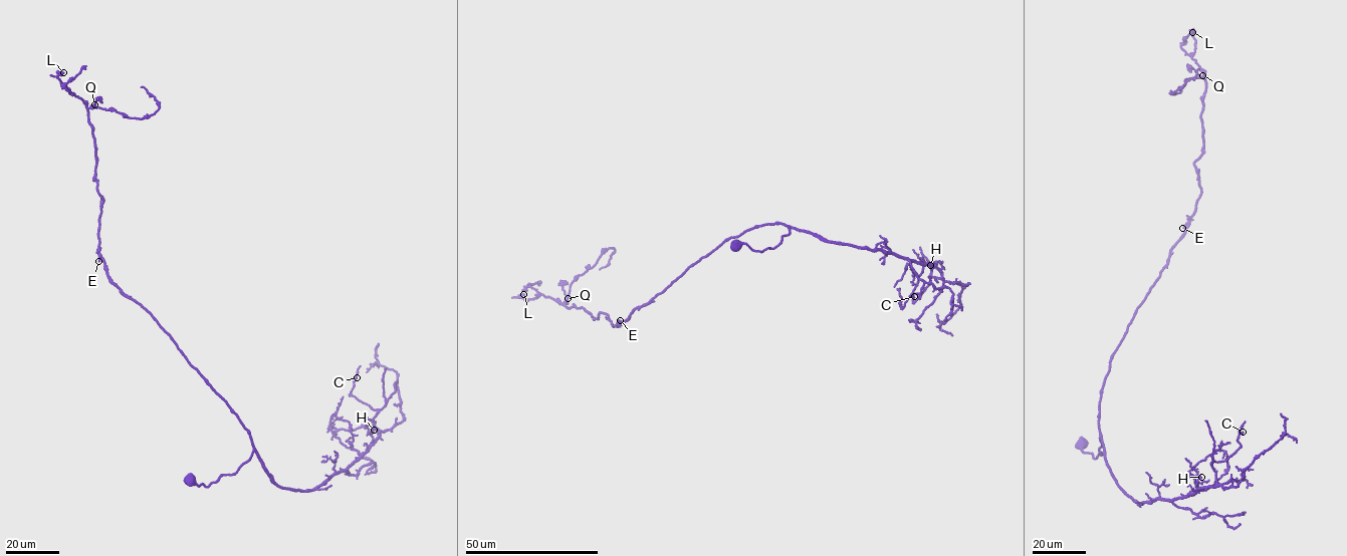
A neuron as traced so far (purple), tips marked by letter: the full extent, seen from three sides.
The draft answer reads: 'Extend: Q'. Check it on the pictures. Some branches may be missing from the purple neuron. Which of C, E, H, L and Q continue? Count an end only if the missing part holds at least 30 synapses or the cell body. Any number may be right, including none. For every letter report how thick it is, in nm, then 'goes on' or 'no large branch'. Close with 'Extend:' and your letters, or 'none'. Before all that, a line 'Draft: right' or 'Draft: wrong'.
Draft: wrong
C: 110 nm | no large branch
E: 240 nm | goes on
H: 100 nm | no large branch
L: 440 nm | no large branch
Q: 150 nm | no large branch
Extend: E

